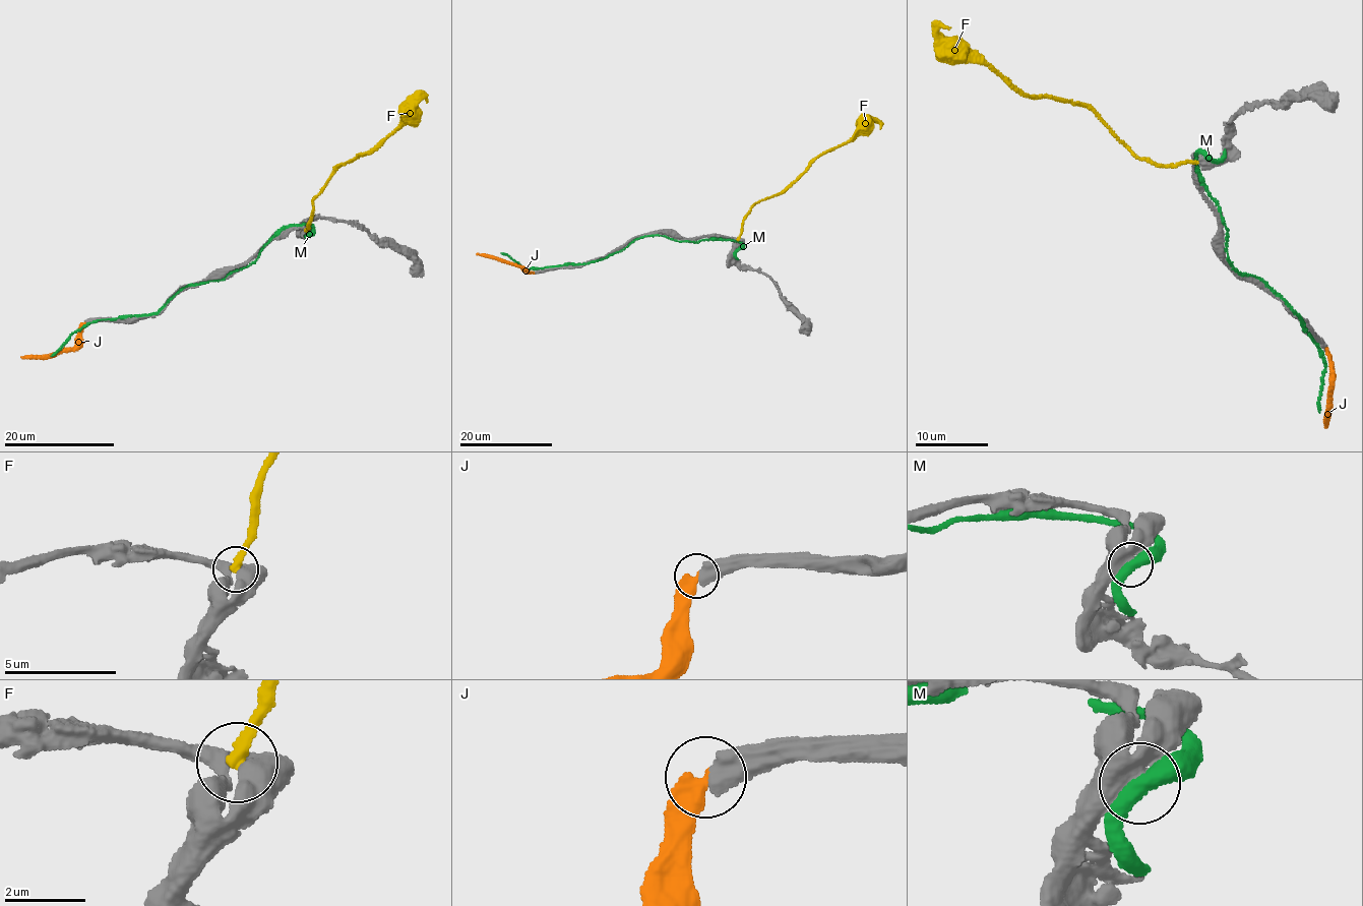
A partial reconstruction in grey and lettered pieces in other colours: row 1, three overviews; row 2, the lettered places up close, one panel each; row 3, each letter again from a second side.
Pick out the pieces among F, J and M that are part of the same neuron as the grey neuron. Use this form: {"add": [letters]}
{"add": ["J"]}

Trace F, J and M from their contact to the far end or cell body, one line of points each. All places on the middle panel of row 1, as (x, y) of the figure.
F: (738, 239), (746, 214), (753, 204), (786, 191), (815, 159), (843, 144), (875, 121), (880, 123), (880, 129)
J: (533, 272), (498, 257), (476, 253)
M: (738, 249), (740, 242), (683, 241), (658, 235), (635, 238), (622, 250), (587, 263), (533, 268), (500, 253)

